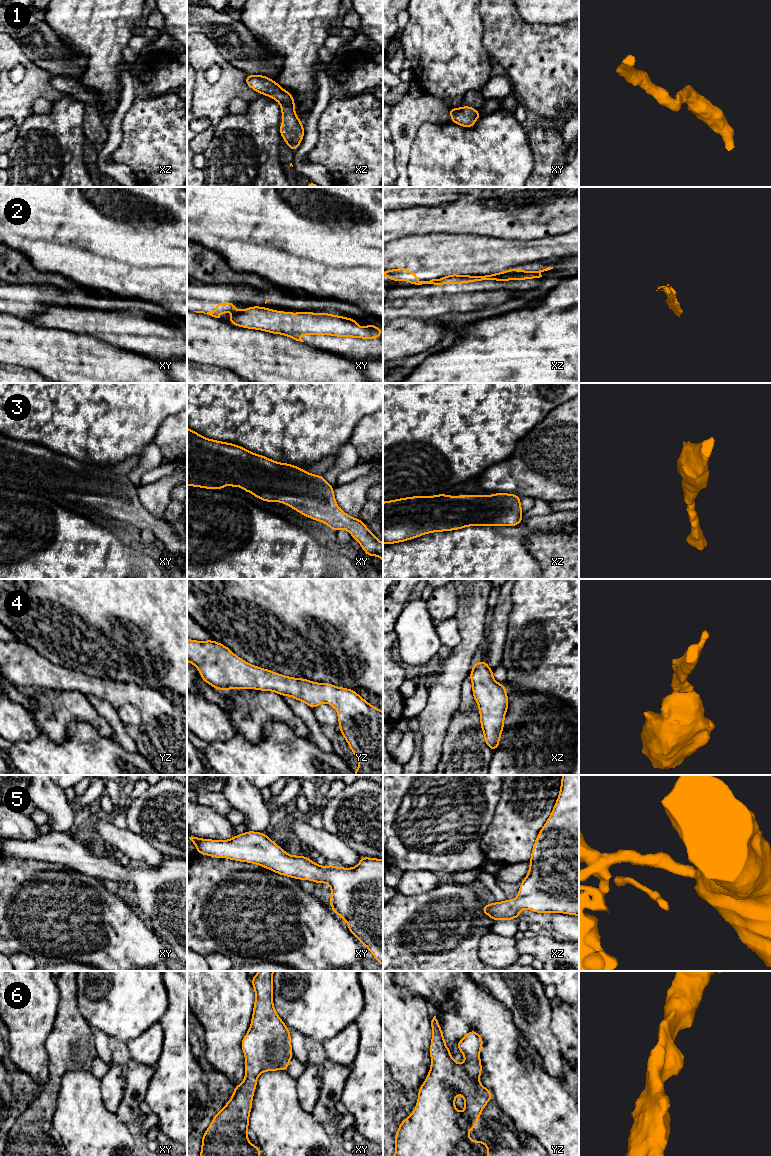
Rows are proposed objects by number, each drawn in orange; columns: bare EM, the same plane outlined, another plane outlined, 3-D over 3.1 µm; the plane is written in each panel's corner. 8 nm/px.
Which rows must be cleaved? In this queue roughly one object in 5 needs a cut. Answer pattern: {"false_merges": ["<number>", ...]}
{"false_merges": ["2"]}

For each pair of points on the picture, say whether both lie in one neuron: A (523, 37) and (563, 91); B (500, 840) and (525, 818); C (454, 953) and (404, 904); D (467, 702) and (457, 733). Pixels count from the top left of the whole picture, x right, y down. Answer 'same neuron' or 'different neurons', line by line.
A: same neuron
B: same neuron
C: same neuron
D: different neurons

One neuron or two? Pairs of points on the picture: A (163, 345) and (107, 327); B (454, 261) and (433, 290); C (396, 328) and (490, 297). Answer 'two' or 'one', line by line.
A: one
B: two
C: two

